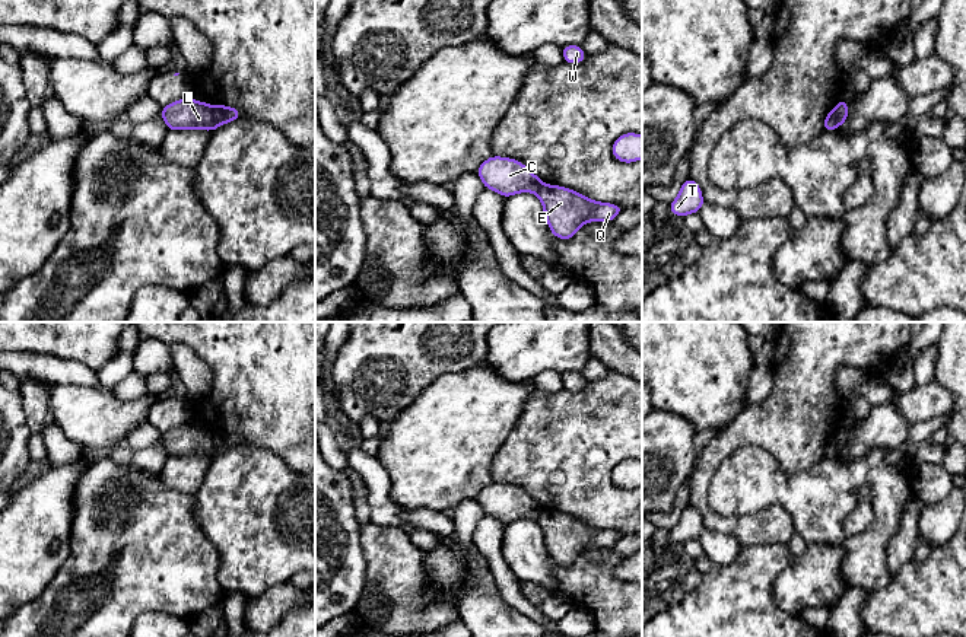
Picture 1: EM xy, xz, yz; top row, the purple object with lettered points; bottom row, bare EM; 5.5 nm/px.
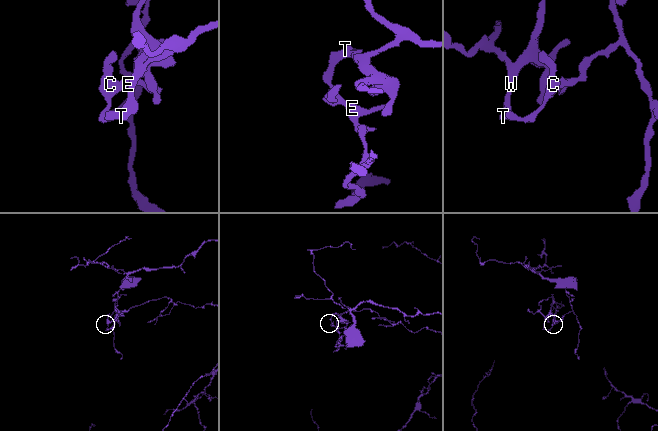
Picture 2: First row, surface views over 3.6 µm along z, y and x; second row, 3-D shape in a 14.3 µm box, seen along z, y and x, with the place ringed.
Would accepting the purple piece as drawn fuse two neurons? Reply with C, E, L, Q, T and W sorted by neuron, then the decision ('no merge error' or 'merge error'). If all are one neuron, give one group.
C L T W / E Q | merge error

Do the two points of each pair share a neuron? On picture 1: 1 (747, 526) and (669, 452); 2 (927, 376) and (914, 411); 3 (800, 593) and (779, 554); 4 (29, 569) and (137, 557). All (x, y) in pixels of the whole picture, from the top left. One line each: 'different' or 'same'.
1: different
2: different
3: different
4: different

